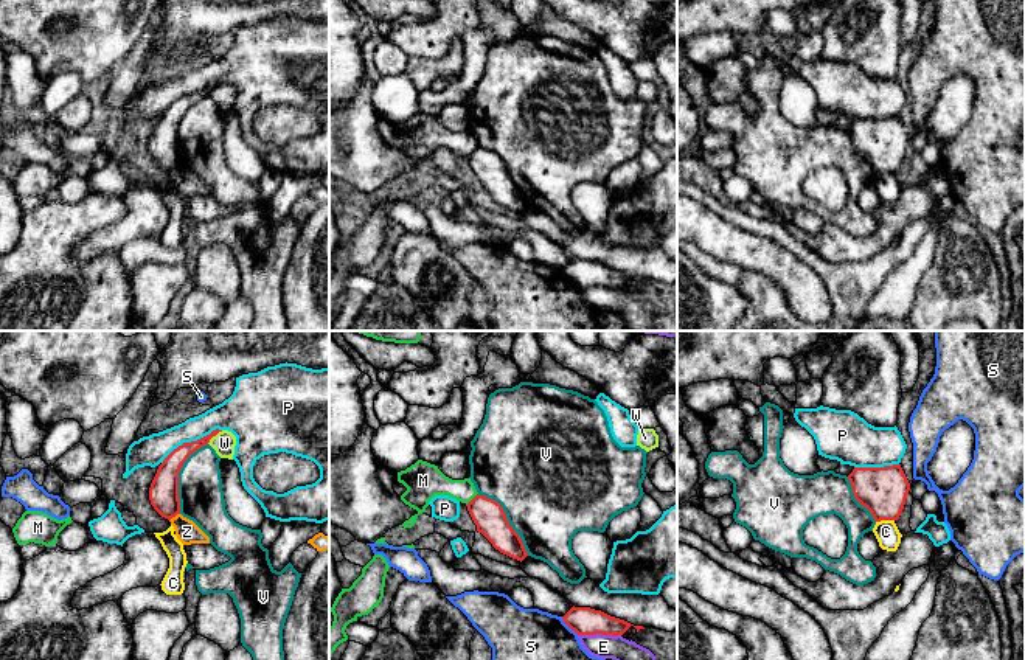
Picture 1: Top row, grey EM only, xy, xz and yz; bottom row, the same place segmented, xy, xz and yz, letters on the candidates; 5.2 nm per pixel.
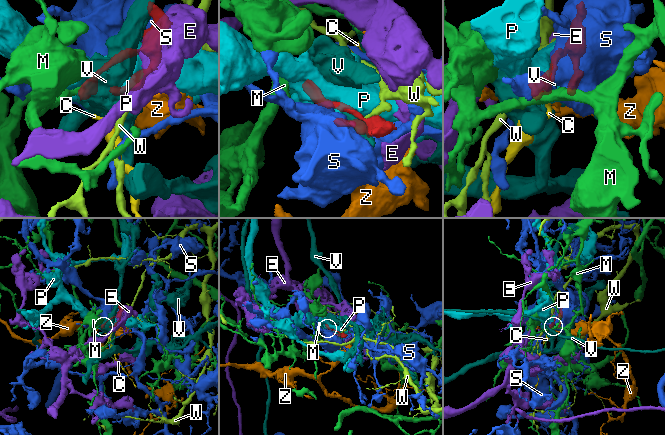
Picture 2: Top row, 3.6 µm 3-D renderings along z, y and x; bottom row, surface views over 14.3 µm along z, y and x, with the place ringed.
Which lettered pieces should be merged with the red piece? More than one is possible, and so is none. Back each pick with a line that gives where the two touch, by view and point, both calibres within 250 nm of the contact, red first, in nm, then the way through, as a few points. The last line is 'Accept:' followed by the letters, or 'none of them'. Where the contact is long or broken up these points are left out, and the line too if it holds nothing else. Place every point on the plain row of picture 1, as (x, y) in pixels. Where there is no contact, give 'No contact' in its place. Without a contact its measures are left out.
Accept: none of them

